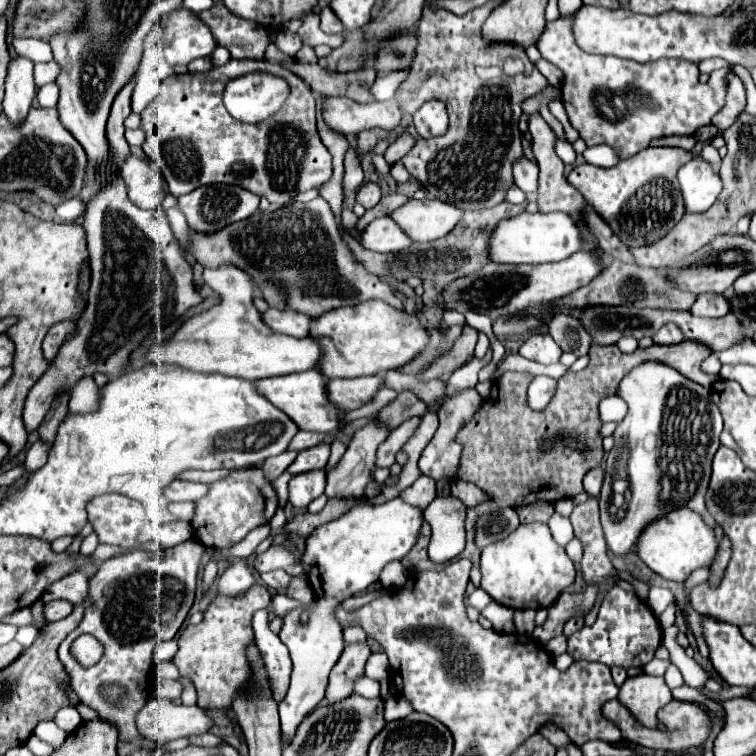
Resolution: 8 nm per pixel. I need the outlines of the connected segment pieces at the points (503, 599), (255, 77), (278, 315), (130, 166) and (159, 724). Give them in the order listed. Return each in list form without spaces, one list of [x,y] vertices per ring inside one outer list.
[[[541,522],[523,524],[507,538],[483,548],[481,588],[499,604],[509,608],[547,608],[555,598],[573,586],[575,566],[561,546],[551,538],[549,526]]]
[[[251,72],[226,84],[223,104],[227,112],[245,124],[259,124],[279,112],[289,96],[289,84],[273,74]]]
[[[269,308],[263,314],[263,322],[273,330],[273,332],[281,332],[281,334],[289,334],[295,338],[305,338],[309,336],[309,326],[311,326],[311,318],[303,316],[291,308],[279,310],[279,308]]]
[[[133,154],[127,156],[127,162],[121,166],[121,176],[129,190],[129,200],[145,210],[155,210],[165,196],[165,180],[159,170],[153,170],[141,158]]]
[[[151,698],[137,714],[139,732],[159,746],[169,740],[205,734],[215,726],[207,712],[199,706],[175,704],[163,698]]]

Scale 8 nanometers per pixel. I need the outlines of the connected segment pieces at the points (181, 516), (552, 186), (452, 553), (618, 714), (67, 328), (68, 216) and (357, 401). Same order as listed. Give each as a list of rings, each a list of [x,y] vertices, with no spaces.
[[[177,502],[177,504],[169,504],[169,512],[177,518],[177,520],[189,520],[193,514],[193,502]]]
[[[531,114],[529,116],[529,132],[533,136],[533,142],[531,142],[531,148],[533,148],[533,156],[535,156],[535,162],[539,166],[539,198],[537,198],[537,204],[539,204],[539,210],[541,212],[565,212],[565,214],[571,214],[571,216],[577,216],[581,212],[581,208],[585,206],[585,200],[581,196],[579,190],[575,190],[567,178],[565,178],[565,164],[561,162],[561,158],[555,154],[553,150],[553,144],[555,144],[555,134],[551,132],[551,128],[547,126],[547,122],[541,118],[541,114]]]
[[[437,496],[431,504],[431,508],[425,508],[423,510],[423,516],[425,520],[431,524],[431,542],[429,542],[429,558],[431,562],[435,564],[445,564],[445,562],[451,562],[455,560],[463,548],[465,548],[465,504],[459,500],[459,498],[453,498],[453,496]]]
[[[619,700],[607,702],[603,706],[603,716],[621,728],[621,736],[625,740],[635,742],[635,744],[645,746],[645,748],[651,748],[651,750],[665,750],[665,752],[683,752],[683,750],[689,750],[689,748],[697,748],[709,738],[711,728],[713,728],[713,716],[705,708],[701,708],[701,706],[693,704],[693,702],[679,702],[679,700],[671,700],[667,704],[667,708],[661,710],[659,718],[669,728],[667,732],[647,730],[645,726],[635,724],[635,718],[631,716],[631,712],[627,712],[627,708]]]
[[[59,322],[59,324],[55,324],[55,326],[51,326],[49,328],[49,332],[47,332],[47,336],[43,338],[43,358],[47,360],[47,362],[51,362],[55,356],[57,356],[57,352],[59,352],[59,348],[63,346],[63,342],[65,342],[65,338],[71,334],[75,330],[75,322]]]
[[[75,198],[75,200],[65,200],[63,204],[59,204],[59,208],[55,208],[57,216],[63,220],[63,222],[75,222],[79,216],[83,216],[87,210],[87,204],[81,200],[81,198]]]
[[[367,376],[367,378],[351,378],[351,380],[335,378],[335,380],[329,380],[327,392],[329,392],[329,398],[341,410],[349,412],[369,404],[375,398],[375,394],[383,388],[383,384],[385,384],[383,376]]]

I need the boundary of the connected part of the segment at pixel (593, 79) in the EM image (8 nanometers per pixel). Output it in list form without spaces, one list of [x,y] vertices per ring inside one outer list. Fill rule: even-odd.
[[[561,16],[555,22],[549,22],[545,32],[541,34],[537,48],[545,60],[561,68],[563,72],[563,86],[561,86],[561,98],[565,112],[569,116],[571,126],[579,132],[579,136],[585,140],[587,146],[595,144],[609,144],[615,146],[621,152],[621,158],[633,156],[639,150],[649,146],[649,140],[671,136],[671,134],[695,134],[697,128],[711,124],[711,118],[721,110],[723,98],[725,98],[725,74],[729,68],[715,70],[709,78],[709,82],[699,84],[699,70],[695,64],[689,64],[685,60],[657,60],[639,64],[633,60],[623,60],[615,56],[593,56],[583,52],[573,38],[573,32],[569,32],[569,18]]]

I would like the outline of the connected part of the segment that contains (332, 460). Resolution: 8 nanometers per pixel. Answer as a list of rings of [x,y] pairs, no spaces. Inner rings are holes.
[[[333,440],[333,444],[331,444],[331,456],[329,456],[329,462],[327,462],[327,470],[331,470],[331,468],[337,466],[337,462],[343,456],[343,452],[345,452],[345,444],[341,444],[339,440]]]

